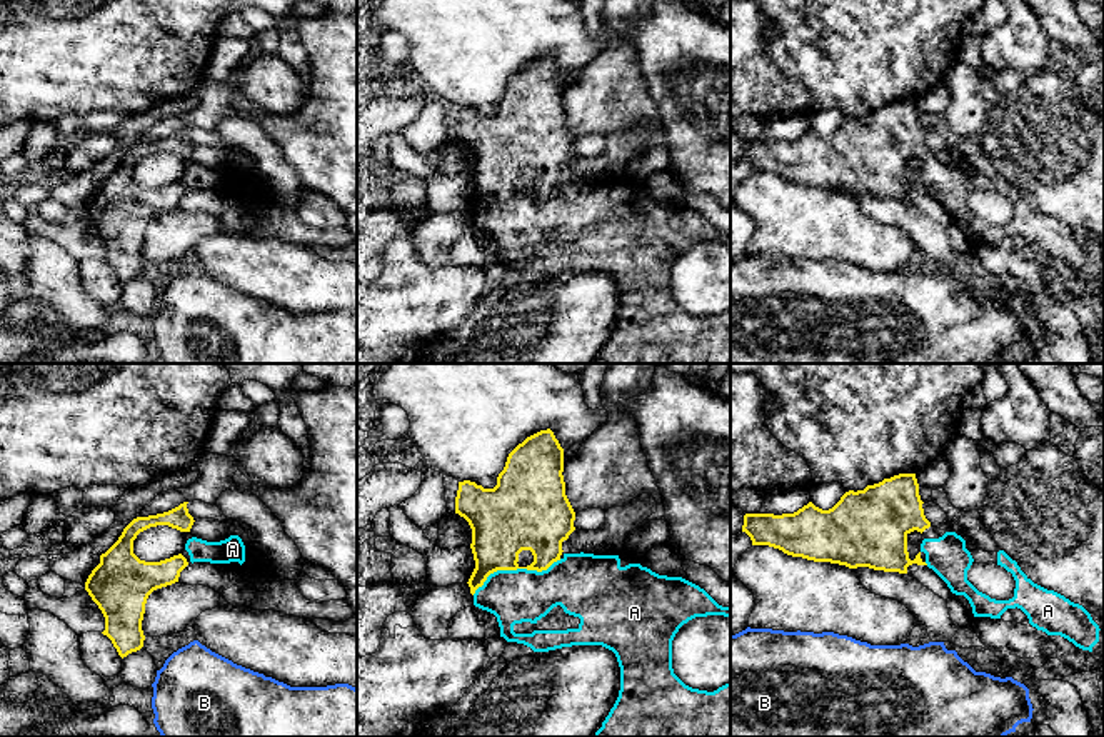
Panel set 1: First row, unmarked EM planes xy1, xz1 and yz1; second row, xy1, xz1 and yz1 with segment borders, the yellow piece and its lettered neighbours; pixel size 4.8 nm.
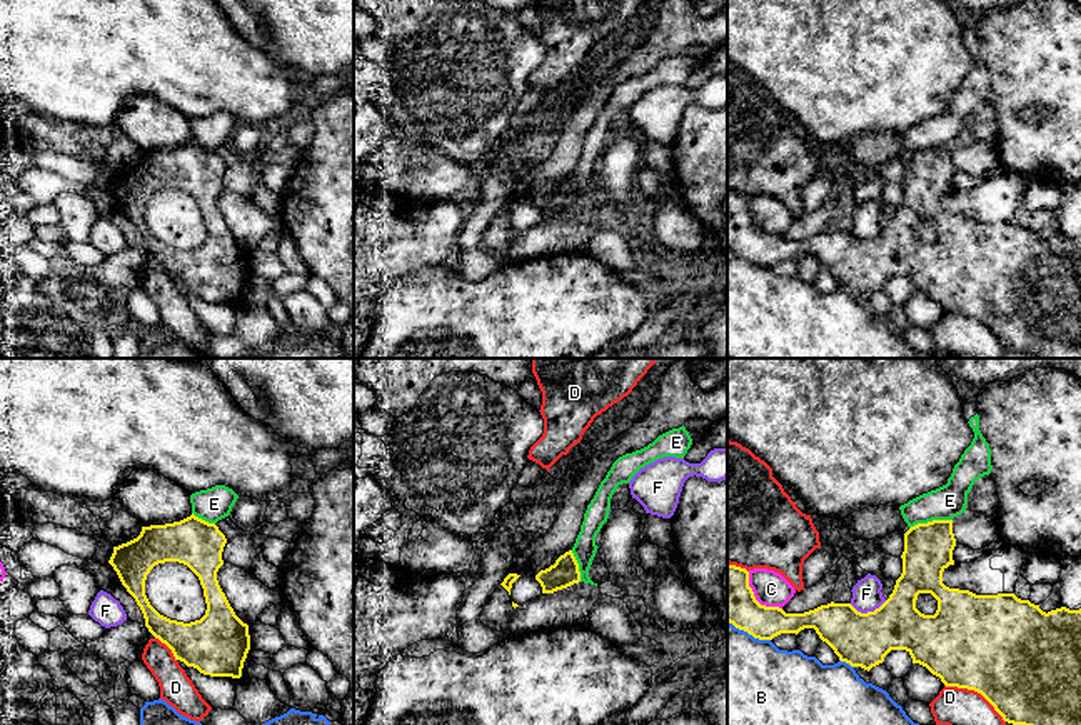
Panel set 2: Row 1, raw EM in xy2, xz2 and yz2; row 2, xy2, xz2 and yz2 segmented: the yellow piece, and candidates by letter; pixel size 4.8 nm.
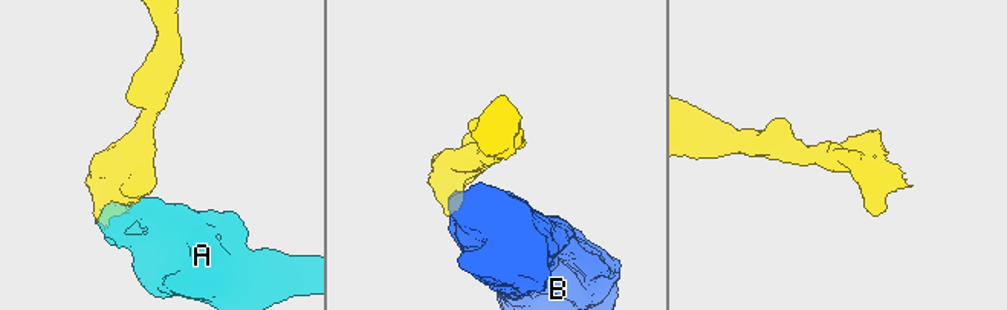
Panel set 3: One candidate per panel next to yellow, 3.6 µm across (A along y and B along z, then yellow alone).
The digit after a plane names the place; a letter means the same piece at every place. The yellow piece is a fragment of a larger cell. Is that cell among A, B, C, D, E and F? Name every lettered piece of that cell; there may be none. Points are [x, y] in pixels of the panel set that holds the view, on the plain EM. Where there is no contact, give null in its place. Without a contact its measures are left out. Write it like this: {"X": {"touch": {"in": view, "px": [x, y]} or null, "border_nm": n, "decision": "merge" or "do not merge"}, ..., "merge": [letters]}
{"A": {"touch": {"in": "xz1", "px": [516, 195]}, "border_nm": 460, "decision": "merge"}, "B": {"touch": {"in": "yz2", "px": [846, 289]}, "border_nm": 80, "decision": "do not merge"}, "C": {"touch": {"in": "yz2", "px": [754, 225]}, "border_nm": 240, "decision": "do not merge"}, "D": {"touch": {"in": "yz2", "px": [976, 317]}, "border_nm": 340, "decision": "do not merge"}, "E": {"touch": {"in": "yz2", "px": [930, 149]}, "border_nm": 220, "decision": "do not merge"}, "F": {"touch": {"in": "yz2", "px": [868, 239]}, "border_nm": 180, "decision": "do not merge"}, "merge": ["A"]}

